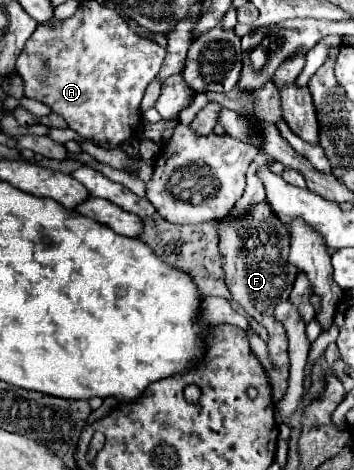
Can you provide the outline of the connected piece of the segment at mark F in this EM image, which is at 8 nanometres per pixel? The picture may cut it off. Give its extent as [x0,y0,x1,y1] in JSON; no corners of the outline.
[219,203,297,403]

